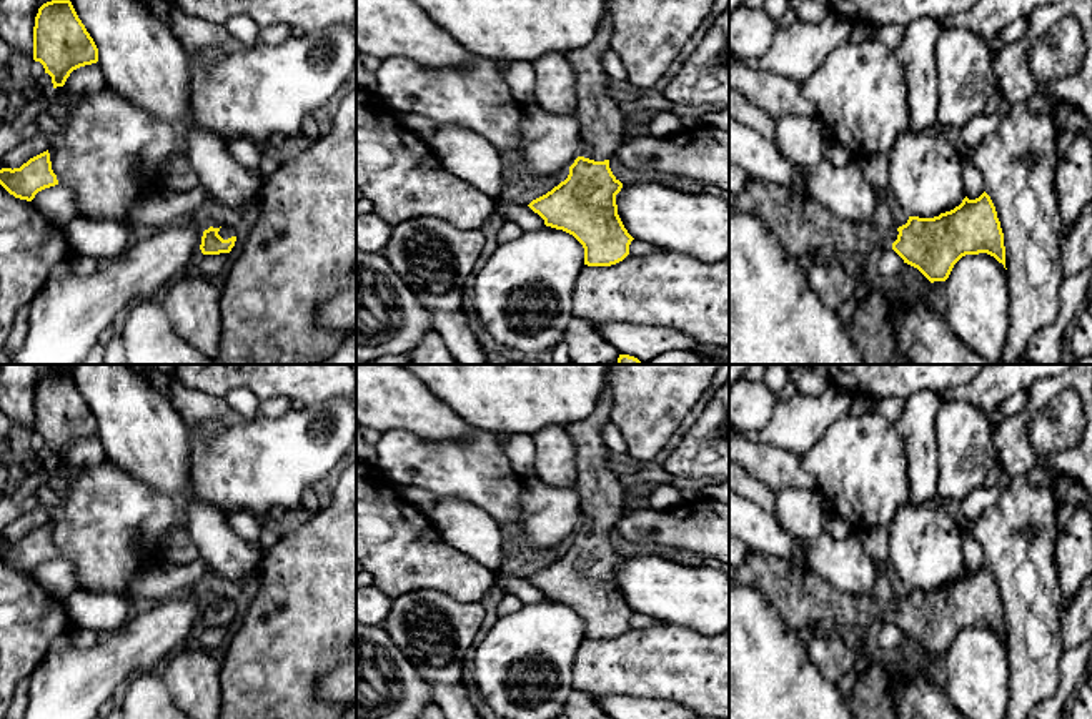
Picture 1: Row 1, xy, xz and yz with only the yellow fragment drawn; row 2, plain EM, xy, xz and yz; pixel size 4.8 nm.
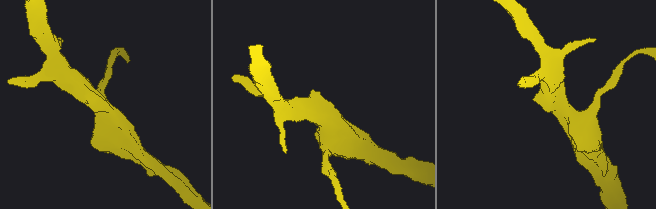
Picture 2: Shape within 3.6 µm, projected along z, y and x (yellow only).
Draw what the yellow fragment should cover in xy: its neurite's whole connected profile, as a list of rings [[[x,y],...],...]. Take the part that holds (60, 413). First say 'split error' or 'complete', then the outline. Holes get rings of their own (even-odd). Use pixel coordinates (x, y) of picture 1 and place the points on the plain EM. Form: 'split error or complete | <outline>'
complete | [[[52,373],[38,381],[33,399],[33,433],[63,459],[70,446],[98,434],[98,421],[70,373]]]

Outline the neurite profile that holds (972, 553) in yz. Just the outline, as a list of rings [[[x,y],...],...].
[[[964,533],[964,564],[969,573],[975,573],[984,566],[984,551],[969,533]]]

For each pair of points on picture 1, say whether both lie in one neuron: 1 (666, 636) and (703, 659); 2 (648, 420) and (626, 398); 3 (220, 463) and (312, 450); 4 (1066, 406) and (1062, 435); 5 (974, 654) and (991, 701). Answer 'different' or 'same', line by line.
1: same
2: same
3: same
4: same
5: same

